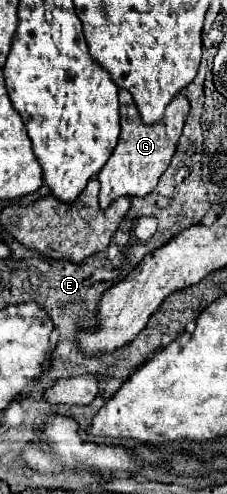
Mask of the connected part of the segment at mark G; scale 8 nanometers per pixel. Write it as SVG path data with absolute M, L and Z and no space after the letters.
M119 90L120 105L120 125L121 132L117 148L113 150L111 158L107 160L107 164L103 166L103 170L99 172L99 184L101 184L101 192L99 192L99 206L103 210L109 208L109 204L121 196L147 196L157 188L157 182L161 178L161 174L167 170L173 152L177 148L177 140L181 136L183 124L189 116L189 102L183 94L177 94L165 110L165 116L161 122L153 124L153 126L145 126L135 110L133 98L127 90Z

